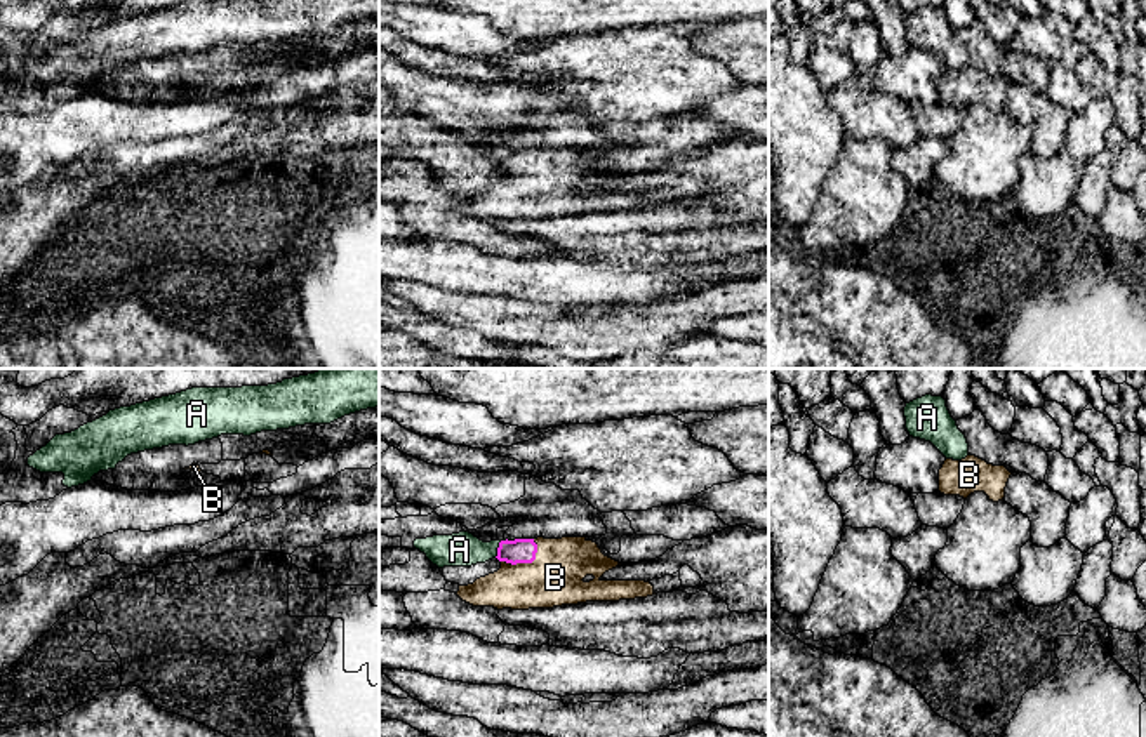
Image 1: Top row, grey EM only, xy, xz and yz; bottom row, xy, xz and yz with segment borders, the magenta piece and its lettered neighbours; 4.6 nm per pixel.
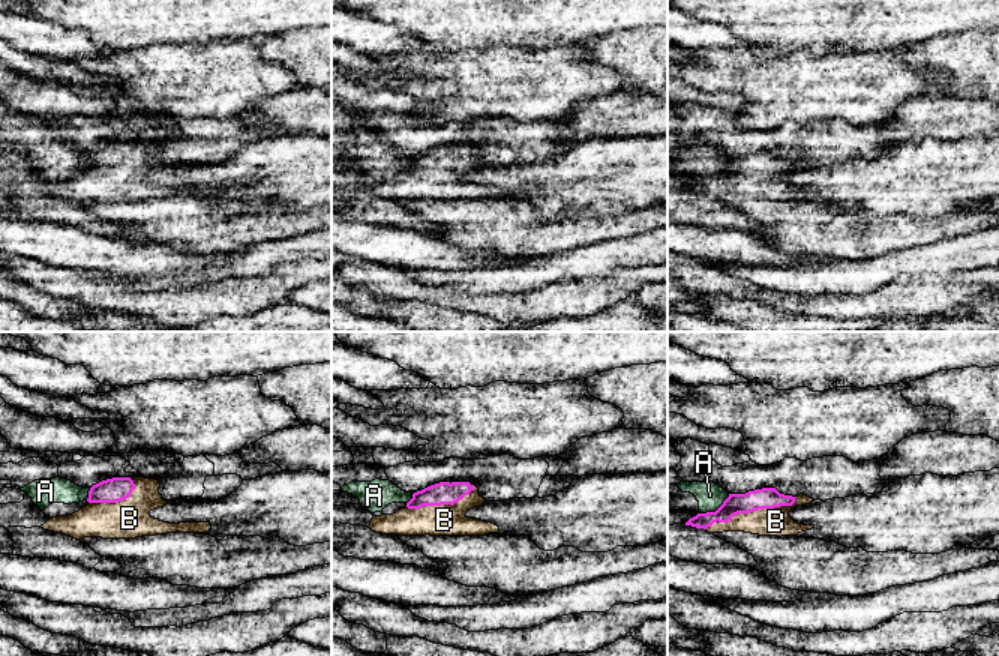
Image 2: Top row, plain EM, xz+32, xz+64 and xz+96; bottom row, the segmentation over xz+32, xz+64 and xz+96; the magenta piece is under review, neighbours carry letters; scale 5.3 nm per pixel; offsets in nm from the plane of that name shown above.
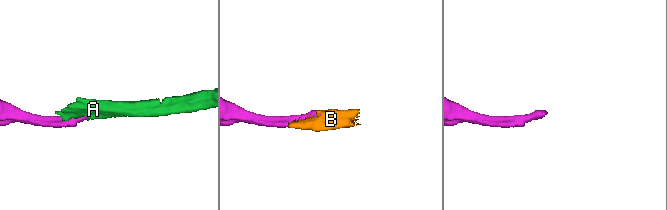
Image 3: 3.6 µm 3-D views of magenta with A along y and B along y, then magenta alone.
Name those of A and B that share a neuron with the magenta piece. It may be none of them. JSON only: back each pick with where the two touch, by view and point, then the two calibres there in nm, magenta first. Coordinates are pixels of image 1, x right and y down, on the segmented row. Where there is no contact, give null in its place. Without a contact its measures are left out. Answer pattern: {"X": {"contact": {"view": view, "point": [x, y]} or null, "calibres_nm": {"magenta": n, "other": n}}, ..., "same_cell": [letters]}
{"B": {"contact": {"view": "xz", "point": [524, 562]}, "calibres_nm": {"magenta": 110, "other": 260}}, "same_cell": ["B"]}

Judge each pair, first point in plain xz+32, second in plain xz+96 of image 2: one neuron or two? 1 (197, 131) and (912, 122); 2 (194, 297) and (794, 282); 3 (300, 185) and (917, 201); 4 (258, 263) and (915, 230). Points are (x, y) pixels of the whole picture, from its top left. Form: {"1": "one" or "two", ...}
{"1": "two", "2": "two", "3": "one", "4": "two"}

